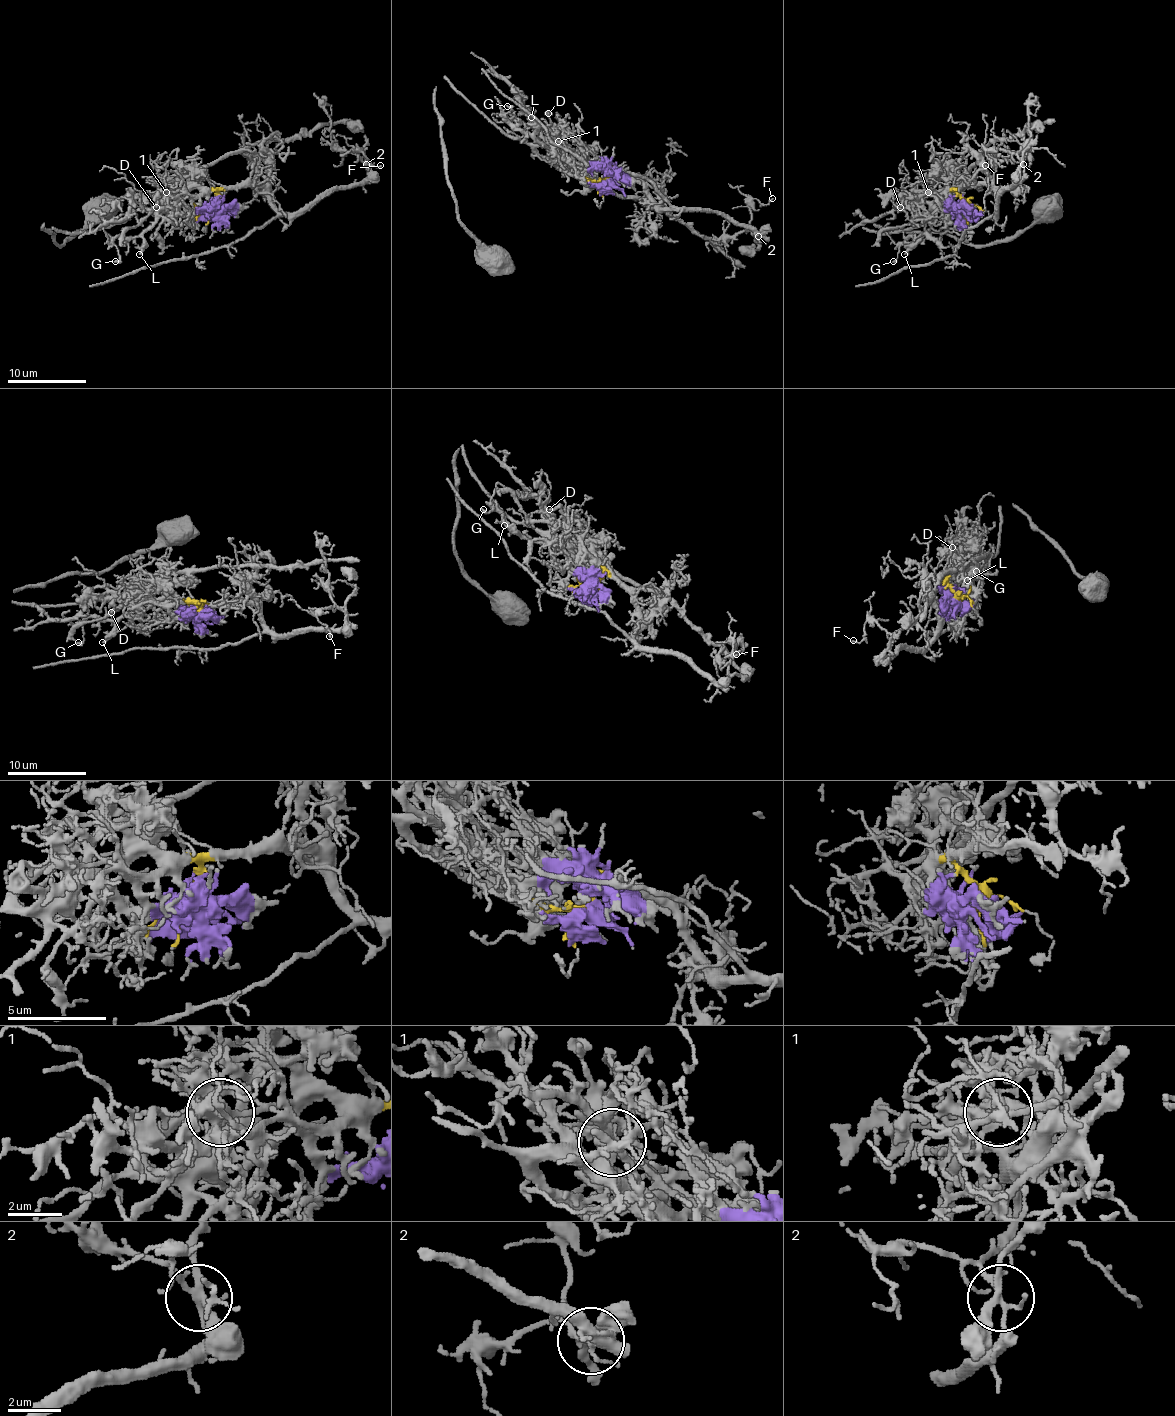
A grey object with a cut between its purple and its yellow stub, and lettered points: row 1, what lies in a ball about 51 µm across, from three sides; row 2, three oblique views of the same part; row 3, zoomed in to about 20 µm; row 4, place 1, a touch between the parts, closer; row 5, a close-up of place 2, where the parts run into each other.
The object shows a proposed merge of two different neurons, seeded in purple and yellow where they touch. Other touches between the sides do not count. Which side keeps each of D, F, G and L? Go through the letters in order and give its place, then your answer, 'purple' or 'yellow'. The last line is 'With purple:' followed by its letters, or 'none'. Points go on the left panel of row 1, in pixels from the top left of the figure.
D: (156, 207) | purple
F: (380, 165) | yellow
G: (115, 261) | purple
L: (139, 254) | purple
With purple: D, G, L

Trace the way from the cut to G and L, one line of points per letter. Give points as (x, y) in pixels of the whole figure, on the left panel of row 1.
G: (216, 208), (210, 211), (182, 211), (176, 215), (160, 211), (138, 235), (113, 241), (119, 259), (115, 261)
L: (216, 208), (210, 211), (182, 211), (176, 215), (160, 211), (142, 235), (142, 249), (138, 253)

